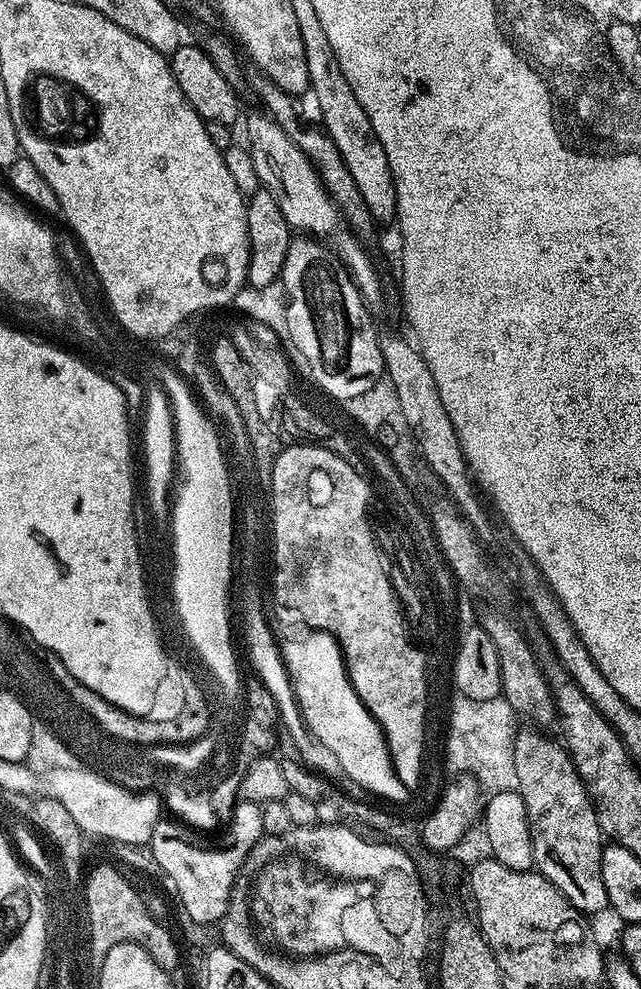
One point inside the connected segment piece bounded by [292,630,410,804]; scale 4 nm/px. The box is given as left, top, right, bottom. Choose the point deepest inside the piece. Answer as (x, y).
(338, 719)

